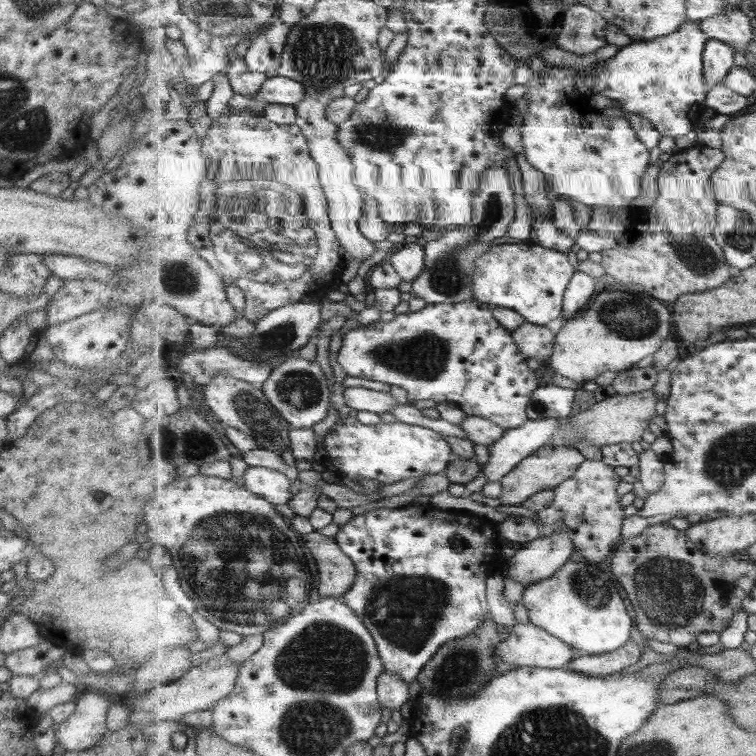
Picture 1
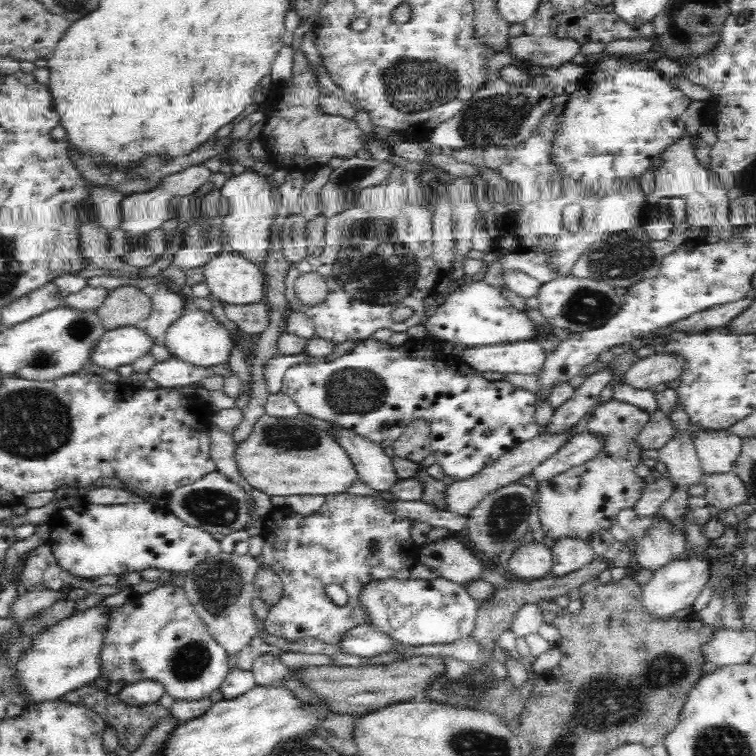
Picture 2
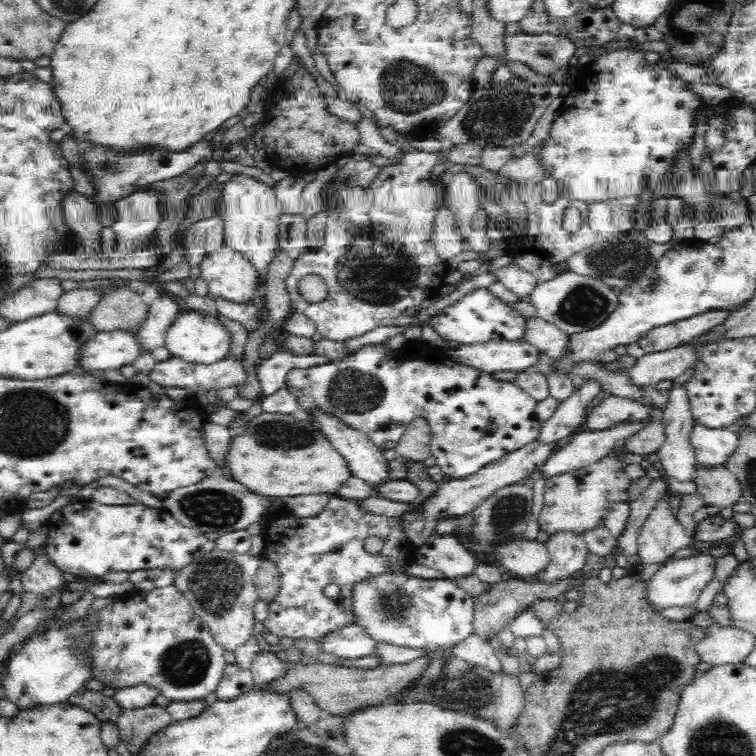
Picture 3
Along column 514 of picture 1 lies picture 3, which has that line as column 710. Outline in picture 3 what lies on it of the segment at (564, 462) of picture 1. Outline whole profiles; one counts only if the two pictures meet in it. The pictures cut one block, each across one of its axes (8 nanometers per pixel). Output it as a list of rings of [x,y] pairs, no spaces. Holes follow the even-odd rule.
[[[726,467],[698,468],[692,481],[696,484],[696,492],[712,511],[730,508],[742,501],[742,485]]]

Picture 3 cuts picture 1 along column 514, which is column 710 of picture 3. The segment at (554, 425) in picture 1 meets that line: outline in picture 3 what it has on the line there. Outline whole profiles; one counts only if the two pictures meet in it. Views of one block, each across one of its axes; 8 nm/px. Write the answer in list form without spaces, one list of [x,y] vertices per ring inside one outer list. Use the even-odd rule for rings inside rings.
[[[694,425],[690,442],[699,468],[725,468],[726,460],[736,452],[739,434],[732,428],[708,429]]]

